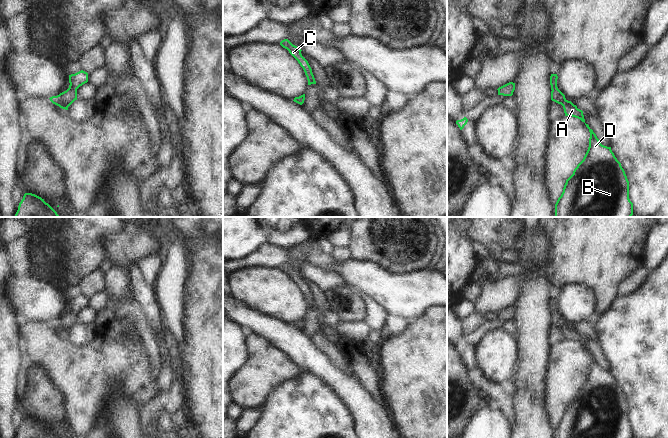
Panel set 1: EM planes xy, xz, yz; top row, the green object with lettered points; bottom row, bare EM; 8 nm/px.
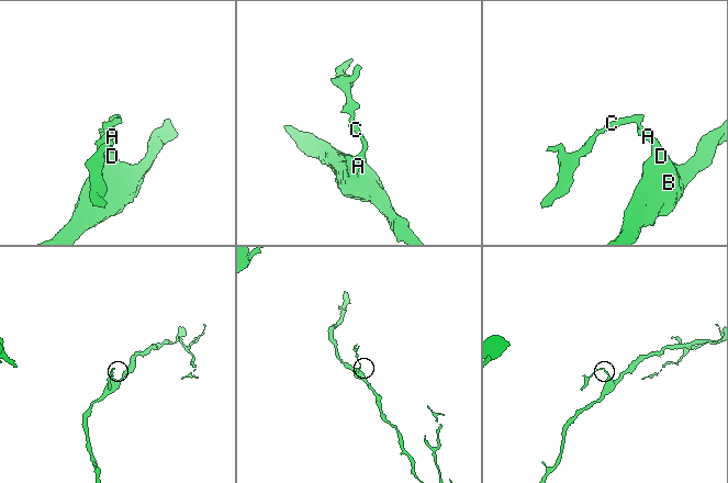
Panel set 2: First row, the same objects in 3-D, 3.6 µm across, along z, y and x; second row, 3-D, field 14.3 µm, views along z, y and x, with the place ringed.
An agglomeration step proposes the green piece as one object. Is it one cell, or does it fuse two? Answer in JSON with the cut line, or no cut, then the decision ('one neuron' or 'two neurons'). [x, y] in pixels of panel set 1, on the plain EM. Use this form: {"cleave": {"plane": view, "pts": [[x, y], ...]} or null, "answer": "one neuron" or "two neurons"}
{"cleave": null, "answer": "one neuron"}

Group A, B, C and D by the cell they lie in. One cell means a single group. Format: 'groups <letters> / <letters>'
groups A B C D

